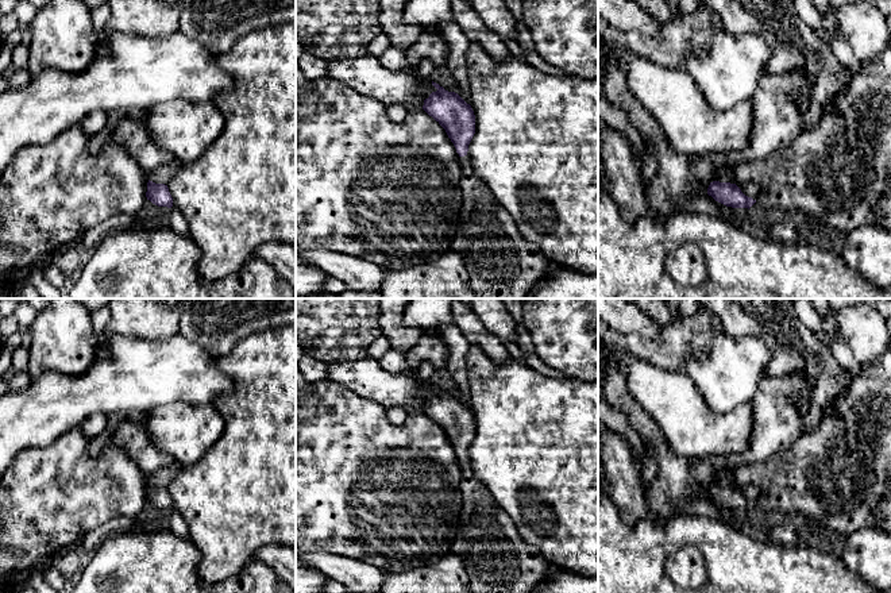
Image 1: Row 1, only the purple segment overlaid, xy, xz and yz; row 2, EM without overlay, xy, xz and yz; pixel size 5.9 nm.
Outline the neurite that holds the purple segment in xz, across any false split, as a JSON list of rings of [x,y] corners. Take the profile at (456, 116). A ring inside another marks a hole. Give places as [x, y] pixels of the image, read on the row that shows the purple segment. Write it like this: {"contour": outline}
{"contour": [[[433,81],[432,85],[437,91],[424,100],[423,109],[446,130],[459,154],[462,167],[459,185],[463,200],[451,250],[463,259],[475,299],[524,299],[544,276],[549,259],[539,244],[521,235],[512,215],[474,173],[472,163],[467,157],[468,145],[475,134],[475,115],[471,105],[458,93],[448,92]]]}

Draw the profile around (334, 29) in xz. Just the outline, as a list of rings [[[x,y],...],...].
[[[296,0],[296,38],[319,58],[359,58],[382,28],[379,0]]]

